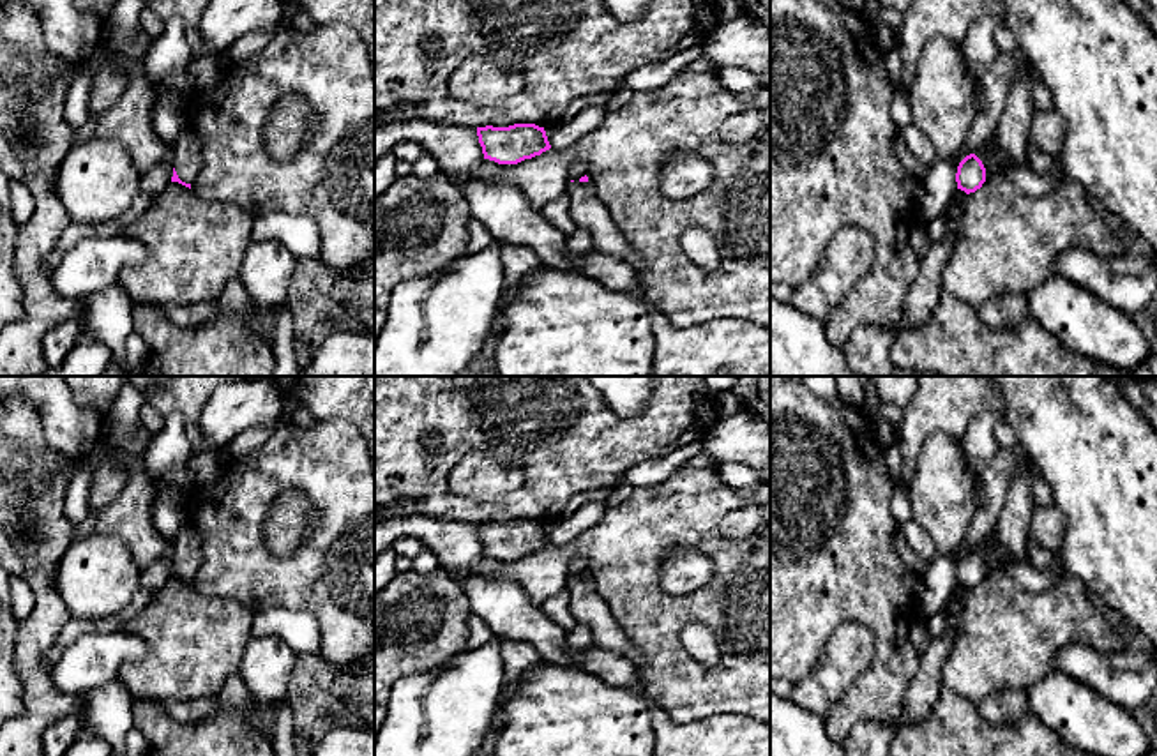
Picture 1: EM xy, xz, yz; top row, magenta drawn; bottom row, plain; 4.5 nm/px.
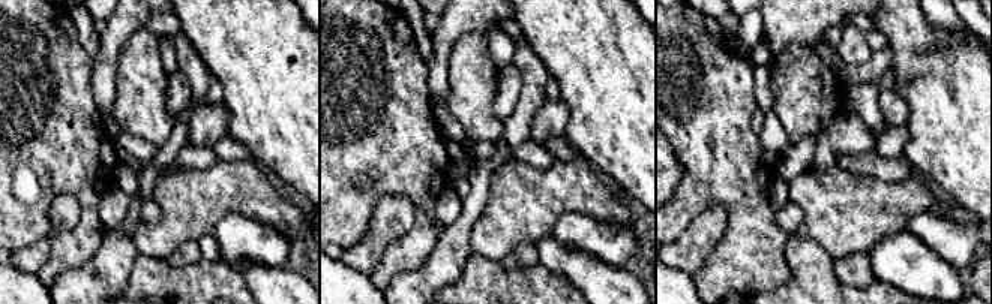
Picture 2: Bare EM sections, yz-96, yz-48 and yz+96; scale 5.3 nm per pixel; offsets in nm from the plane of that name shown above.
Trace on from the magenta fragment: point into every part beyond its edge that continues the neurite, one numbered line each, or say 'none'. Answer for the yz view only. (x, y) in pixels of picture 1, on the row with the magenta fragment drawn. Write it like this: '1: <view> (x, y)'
1: yz (993, 161)

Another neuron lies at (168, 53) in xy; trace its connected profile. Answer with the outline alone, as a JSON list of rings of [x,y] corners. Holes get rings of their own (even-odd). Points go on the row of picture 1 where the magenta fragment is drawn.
[[[173,16],[164,21],[163,34],[150,42],[145,55],[145,74],[150,81],[159,83],[166,76],[184,72],[193,64],[193,46],[185,37],[185,23]]]

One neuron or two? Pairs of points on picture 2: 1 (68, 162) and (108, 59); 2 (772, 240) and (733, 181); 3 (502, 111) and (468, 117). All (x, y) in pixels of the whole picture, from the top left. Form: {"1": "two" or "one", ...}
{"1": "two", "2": "one", "3": "two"}

